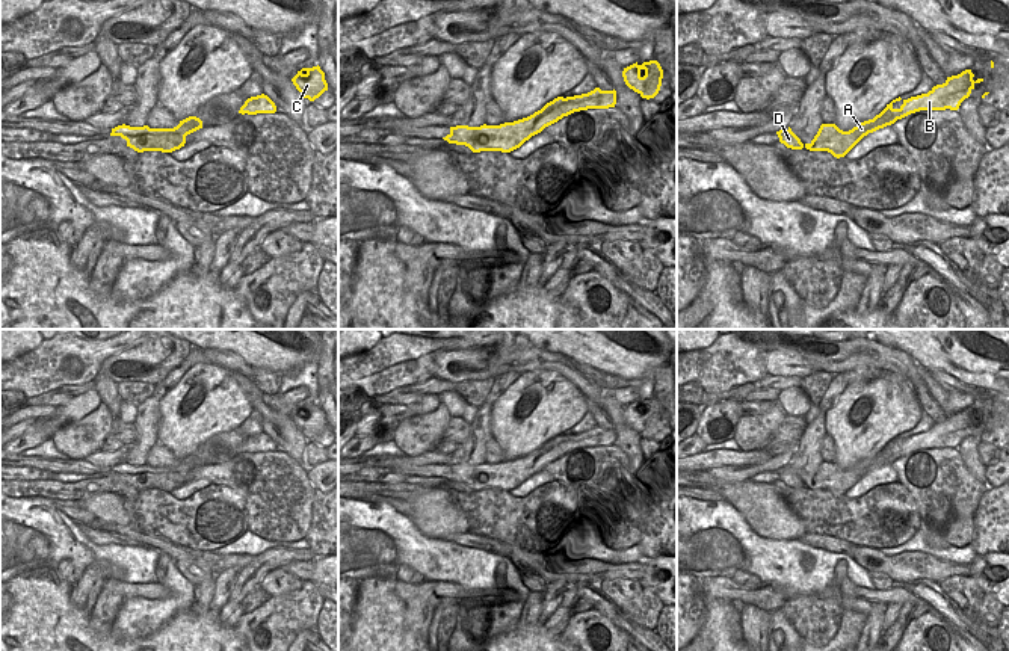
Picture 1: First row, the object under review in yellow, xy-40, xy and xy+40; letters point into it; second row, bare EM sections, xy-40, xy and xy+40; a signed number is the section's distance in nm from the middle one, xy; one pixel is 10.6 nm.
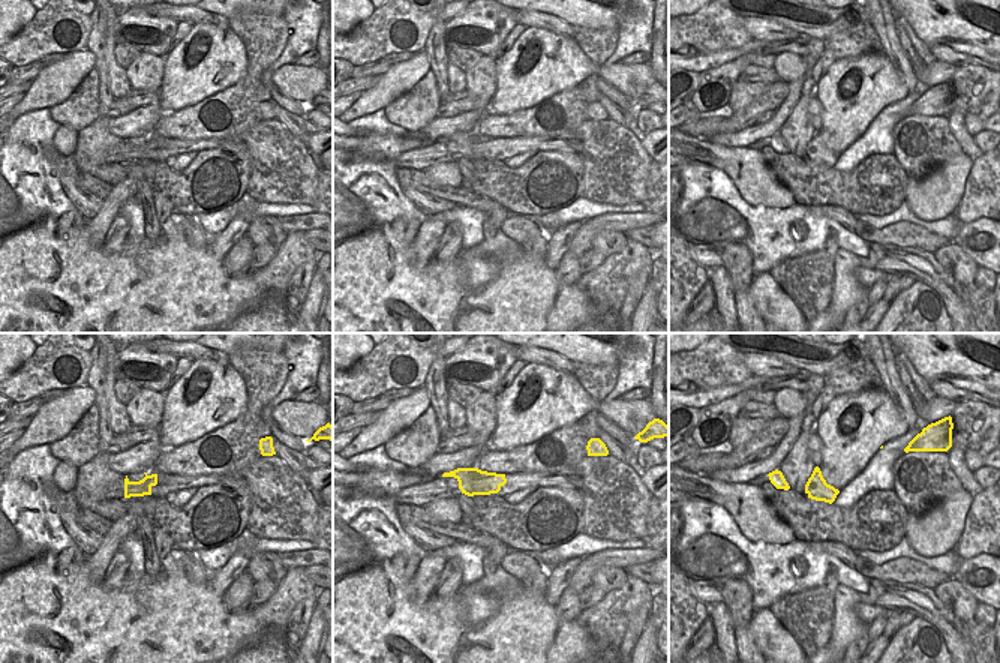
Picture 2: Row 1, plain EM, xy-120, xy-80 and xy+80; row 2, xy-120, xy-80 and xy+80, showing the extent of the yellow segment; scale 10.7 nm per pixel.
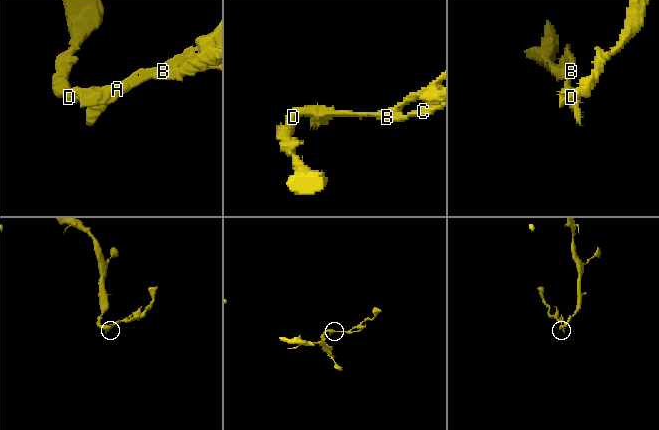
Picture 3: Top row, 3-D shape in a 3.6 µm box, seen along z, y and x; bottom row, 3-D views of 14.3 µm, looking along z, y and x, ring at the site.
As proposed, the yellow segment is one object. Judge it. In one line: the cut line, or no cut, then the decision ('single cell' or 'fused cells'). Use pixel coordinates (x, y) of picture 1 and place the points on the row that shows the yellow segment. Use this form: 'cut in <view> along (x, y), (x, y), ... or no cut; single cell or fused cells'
cut in xy along (449, 135), (453, 141), (462, 144); fused cells

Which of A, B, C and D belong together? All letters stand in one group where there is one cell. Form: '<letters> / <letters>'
A B C / D

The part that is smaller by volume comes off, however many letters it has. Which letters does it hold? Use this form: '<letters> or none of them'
A, B, C

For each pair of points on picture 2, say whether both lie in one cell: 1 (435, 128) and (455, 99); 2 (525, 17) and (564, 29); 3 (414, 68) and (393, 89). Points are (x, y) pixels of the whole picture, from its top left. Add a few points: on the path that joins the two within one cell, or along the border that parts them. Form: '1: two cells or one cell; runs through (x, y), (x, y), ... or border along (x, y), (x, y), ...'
1: two cells; border along (474, 108), (458, 114)
2: one cell; runs through (534, 18), (555, 24)
3: one cell; runs through (410, 72), (398, 84)

